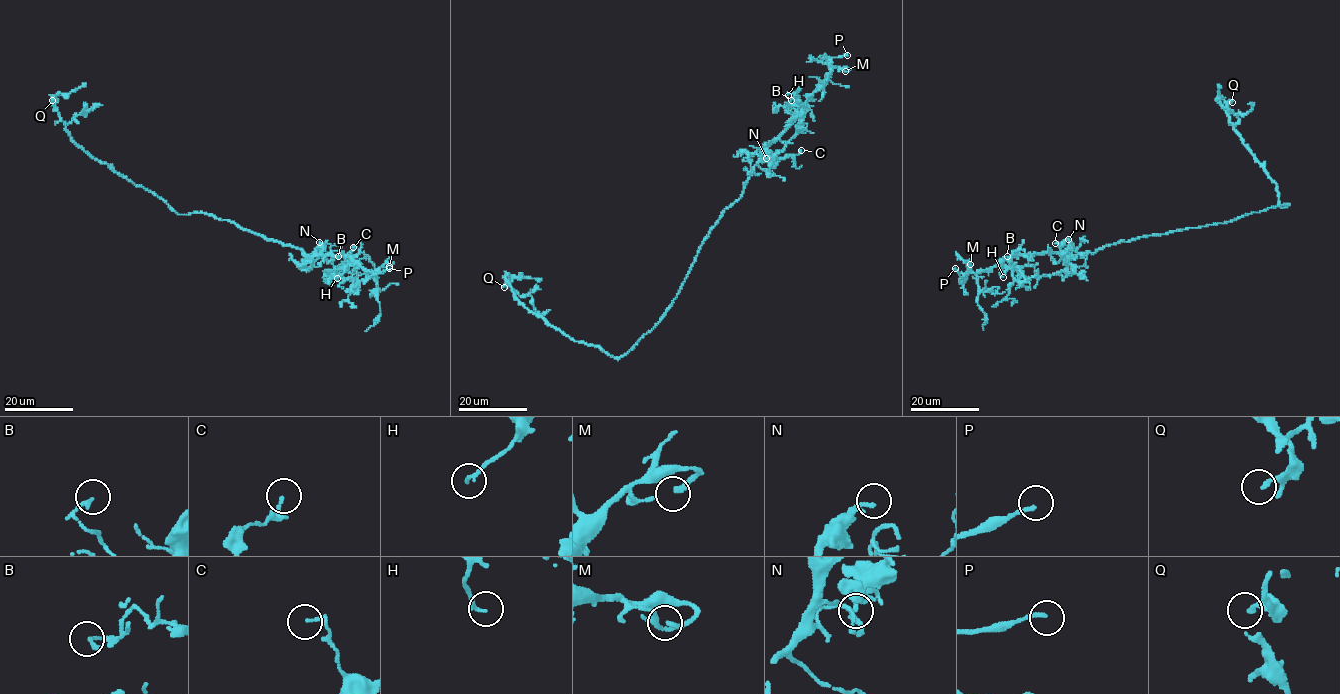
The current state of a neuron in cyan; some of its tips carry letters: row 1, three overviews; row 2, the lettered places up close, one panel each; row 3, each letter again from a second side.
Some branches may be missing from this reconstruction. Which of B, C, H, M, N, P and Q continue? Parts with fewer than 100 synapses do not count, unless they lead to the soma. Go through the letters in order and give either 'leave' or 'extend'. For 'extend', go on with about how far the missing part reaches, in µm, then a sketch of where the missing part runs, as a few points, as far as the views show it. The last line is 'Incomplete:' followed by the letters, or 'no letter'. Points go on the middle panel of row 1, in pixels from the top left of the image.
B: leave
C: leave
H: leave
M: leave
N: leave
P: extend; about 60 µm are missing
Q: leave
Incomplete: P

